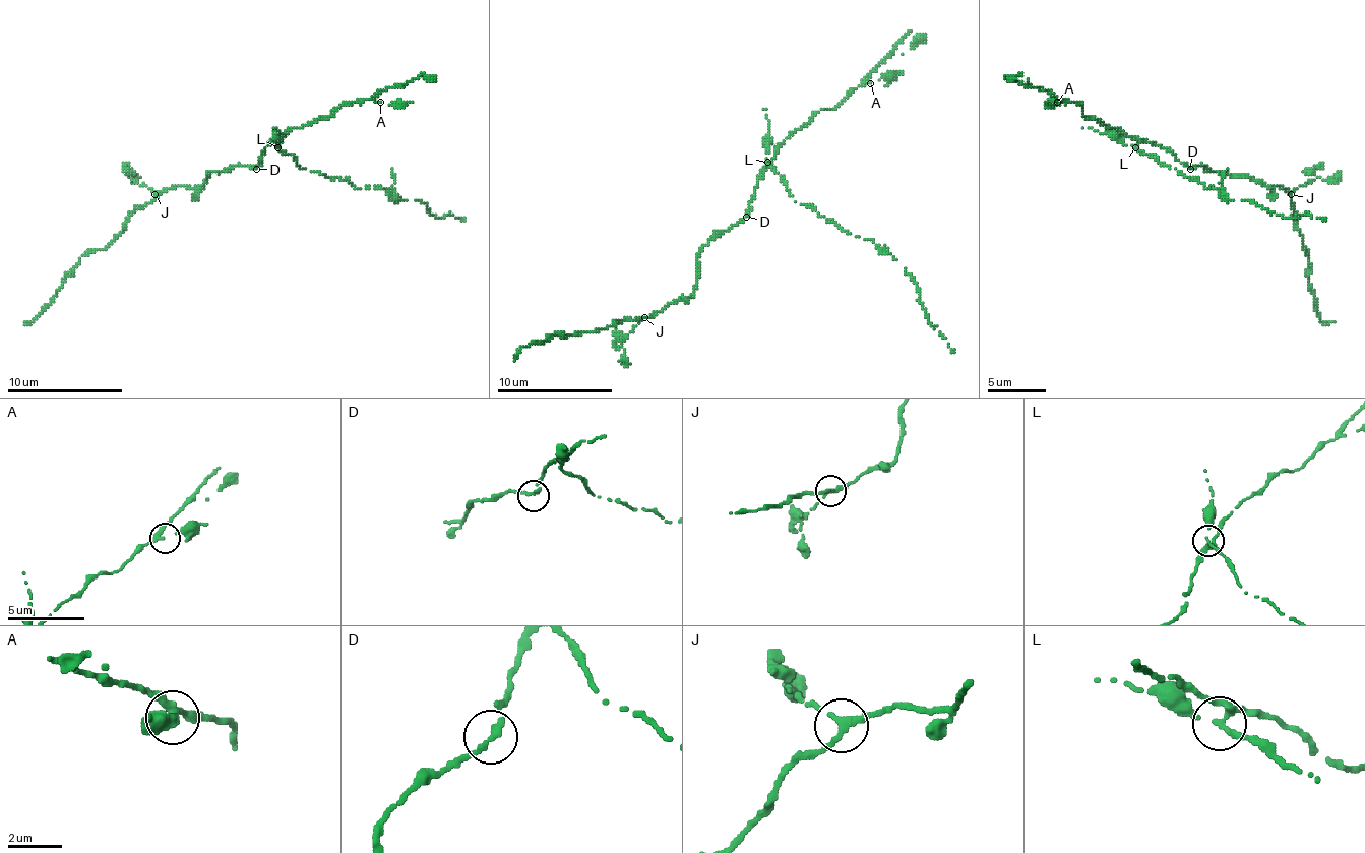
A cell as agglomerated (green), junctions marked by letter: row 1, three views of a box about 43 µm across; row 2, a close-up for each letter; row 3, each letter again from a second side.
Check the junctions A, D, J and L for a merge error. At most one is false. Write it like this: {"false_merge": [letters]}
{"false_merge": ["L"]}

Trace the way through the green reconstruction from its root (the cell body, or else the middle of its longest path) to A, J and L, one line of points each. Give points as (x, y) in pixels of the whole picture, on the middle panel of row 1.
A: (746, 214), (760, 179), (760, 170), (774, 156), (778, 146), (821, 109), (835, 109), (859, 85), (870, 83)
J: (746, 214), (726, 231), (720, 231), (702, 248), (696, 259), (694, 292), (644, 317)
L: (746, 214), (766, 161)

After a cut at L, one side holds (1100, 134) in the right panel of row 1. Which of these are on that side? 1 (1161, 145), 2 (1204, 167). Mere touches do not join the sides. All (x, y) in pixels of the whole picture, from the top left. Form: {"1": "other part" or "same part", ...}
{"1": "other part", "2": "other part"}

